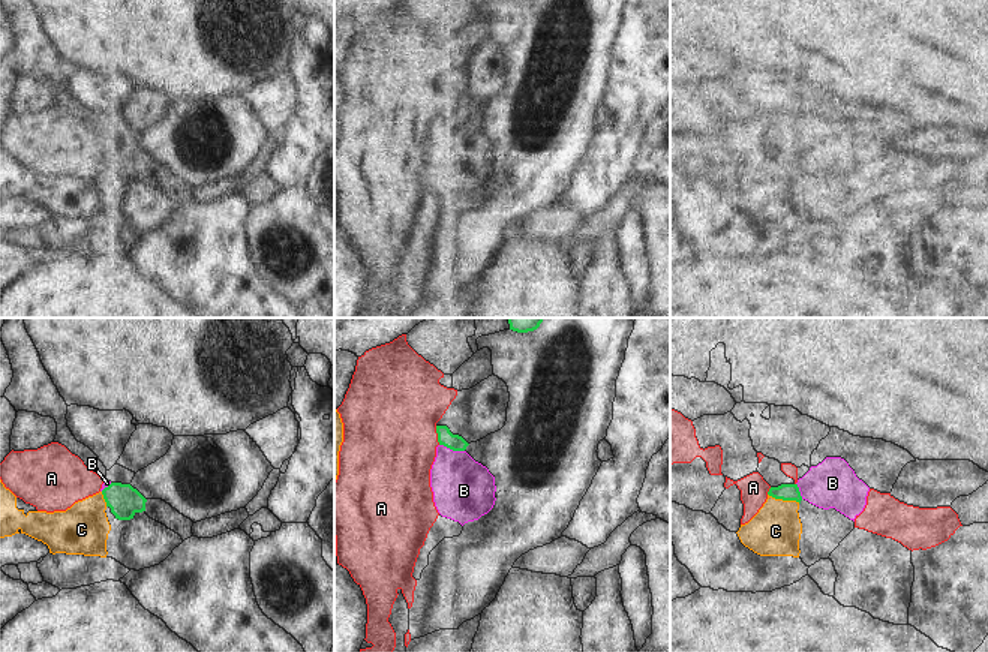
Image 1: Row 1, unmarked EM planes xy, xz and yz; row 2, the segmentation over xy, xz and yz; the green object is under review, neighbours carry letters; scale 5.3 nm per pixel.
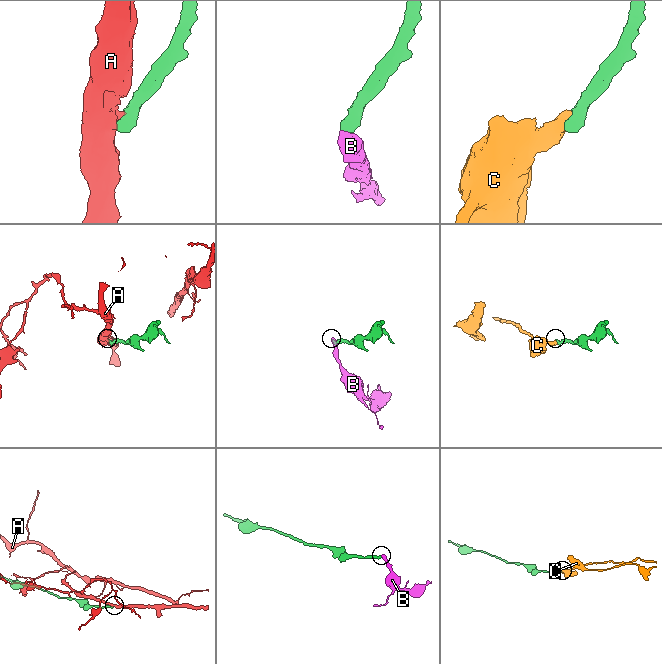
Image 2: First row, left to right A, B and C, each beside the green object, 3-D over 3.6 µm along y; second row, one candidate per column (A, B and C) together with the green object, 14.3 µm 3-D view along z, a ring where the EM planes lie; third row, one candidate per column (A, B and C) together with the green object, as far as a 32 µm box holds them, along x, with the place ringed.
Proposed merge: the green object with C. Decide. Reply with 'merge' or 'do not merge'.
merge

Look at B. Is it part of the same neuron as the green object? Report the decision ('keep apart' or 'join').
keep apart

